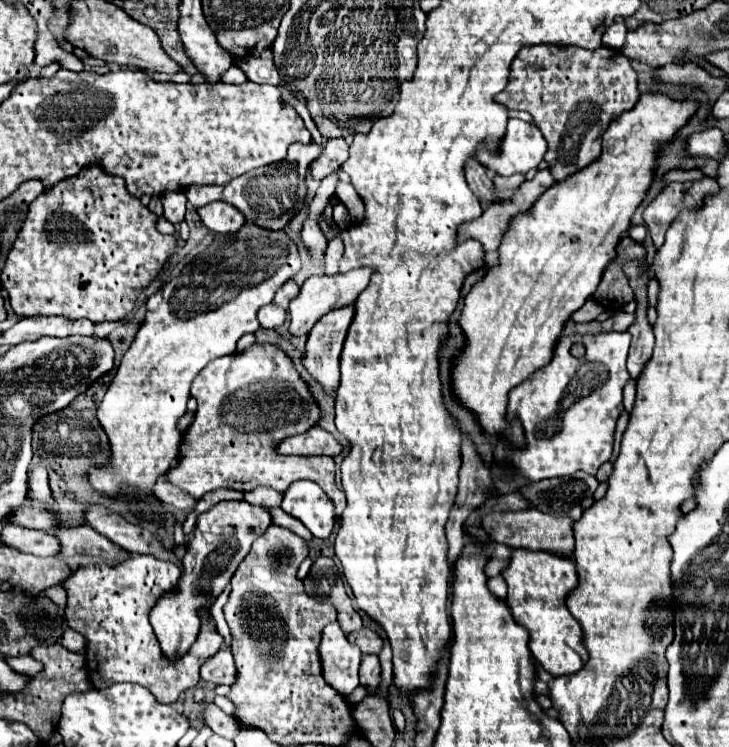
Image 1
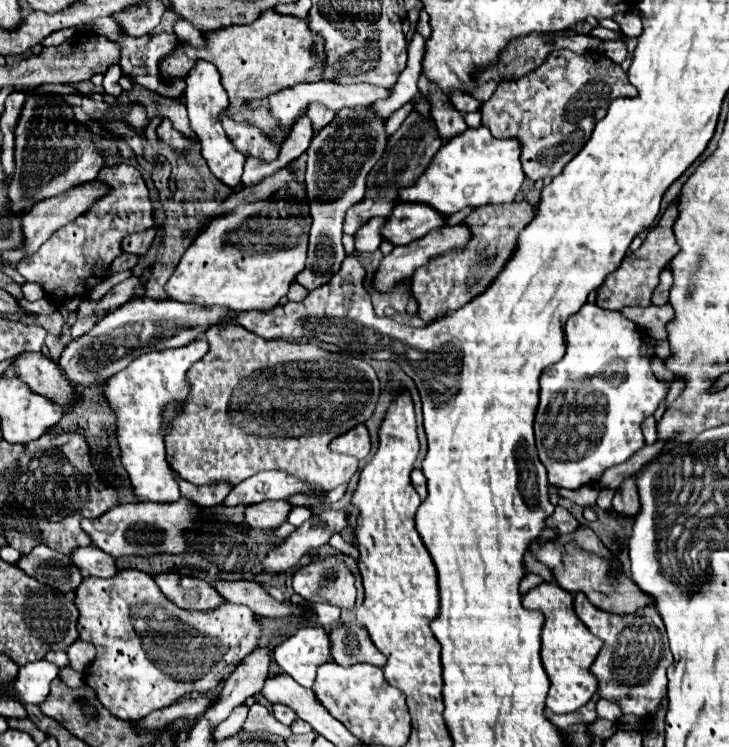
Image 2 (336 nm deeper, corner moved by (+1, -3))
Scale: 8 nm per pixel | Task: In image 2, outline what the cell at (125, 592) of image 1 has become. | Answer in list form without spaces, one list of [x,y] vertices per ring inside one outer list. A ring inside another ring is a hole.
[[[121,570],[113,578],[85,578],[75,592],[79,610],[79,638],[97,648],[97,658],[85,672],[85,684],[97,692],[99,702],[123,720],[137,722],[153,710],[171,706],[189,692],[207,694],[225,680],[237,664],[257,648],[261,638],[261,622],[247,606],[223,604],[211,612],[181,610],[163,596],[155,580],[139,570]]]

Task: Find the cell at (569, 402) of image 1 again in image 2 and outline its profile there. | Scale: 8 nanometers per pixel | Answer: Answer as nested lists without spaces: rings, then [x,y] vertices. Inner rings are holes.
[[[585,304],[567,320],[565,340],[565,356],[555,366],[547,368],[541,376],[541,402],[535,414],[535,436],[539,458],[549,474],[549,484],[557,488],[577,490],[587,484],[595,484],[607,468],[625,462],[639,448],[643,448],[645,440],[641,422],[659,408],[661,400],[667,394],[667,384],[655,378],[651,360],[641,356],[639,348],[643,344],[643,332],[621,312]]]

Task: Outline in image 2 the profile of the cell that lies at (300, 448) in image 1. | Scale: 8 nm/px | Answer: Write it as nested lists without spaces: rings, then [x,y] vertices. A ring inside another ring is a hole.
[[[359,424],[359,426],[351,428],[347,434],[335,438],[331,442],[331,450],[341,452],[341,454],[351,454],[359,460],[367,458],[369,450],[371,450],[371,438],[369,438],[369,432],[367,432],[365,424]]]

